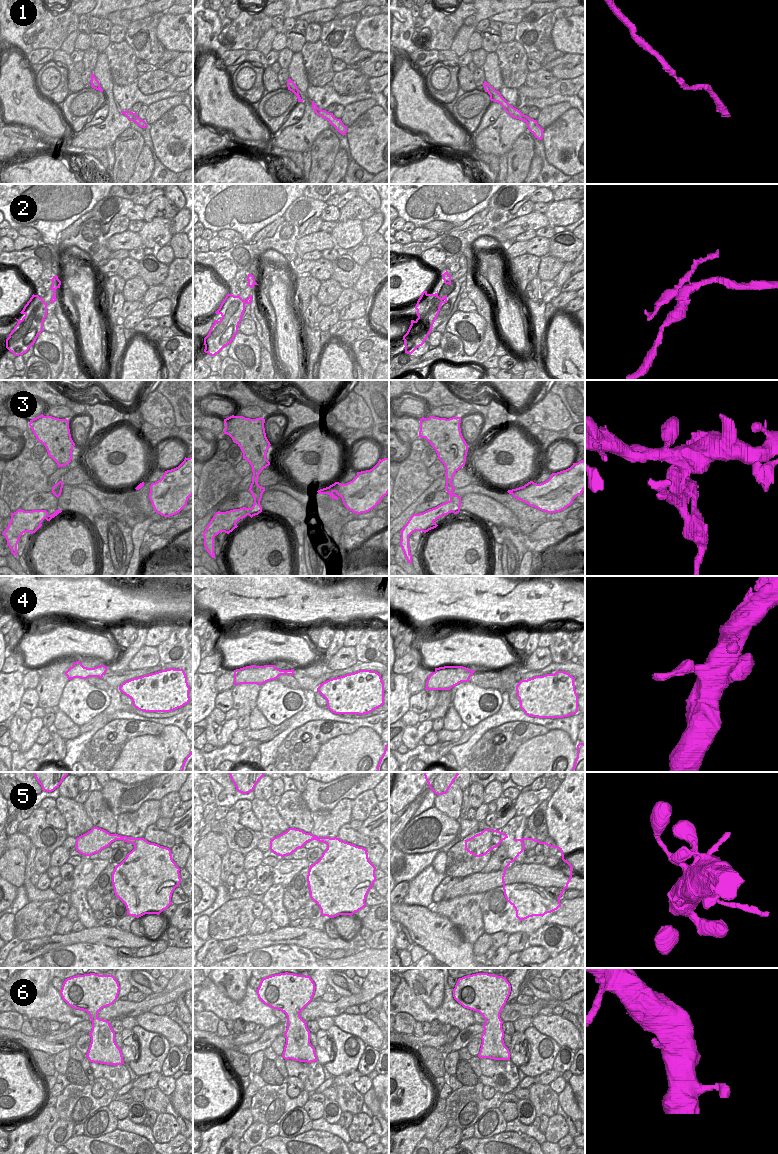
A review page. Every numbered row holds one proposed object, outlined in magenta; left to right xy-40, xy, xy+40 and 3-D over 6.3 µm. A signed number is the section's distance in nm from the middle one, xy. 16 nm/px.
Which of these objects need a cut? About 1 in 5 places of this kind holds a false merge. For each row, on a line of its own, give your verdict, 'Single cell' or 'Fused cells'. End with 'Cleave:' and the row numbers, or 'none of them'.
1: Single cell
2: Fused cells
3: Fused cells
4: Single cell
5: Single cell
6: Single cell
Cleave: 2, 3

